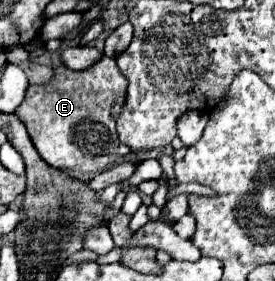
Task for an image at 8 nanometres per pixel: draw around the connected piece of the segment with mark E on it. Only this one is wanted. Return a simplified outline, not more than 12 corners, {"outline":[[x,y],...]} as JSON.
{"outline":[[105,56],[55,68],[17,116],[59,170],[127,156],[113,106],[127,78]]}

